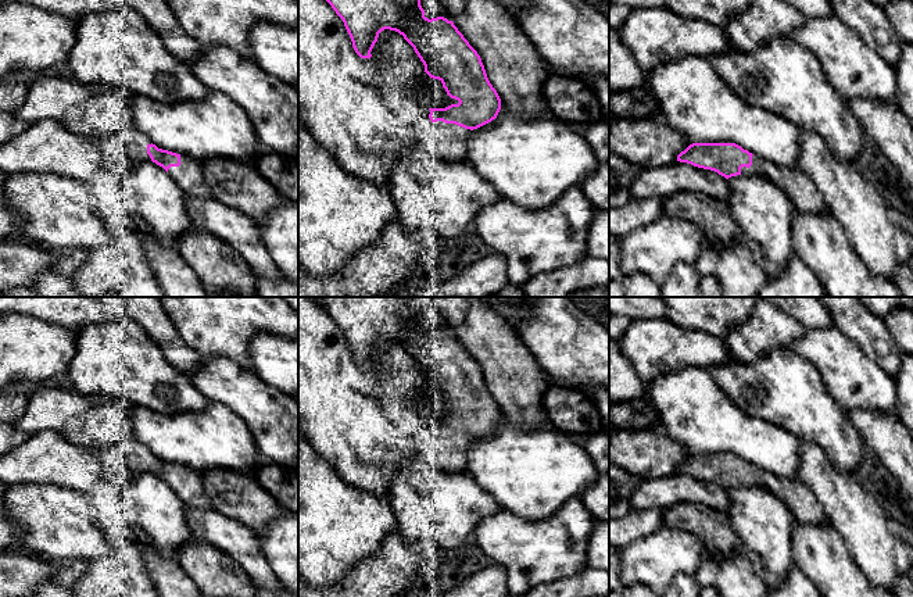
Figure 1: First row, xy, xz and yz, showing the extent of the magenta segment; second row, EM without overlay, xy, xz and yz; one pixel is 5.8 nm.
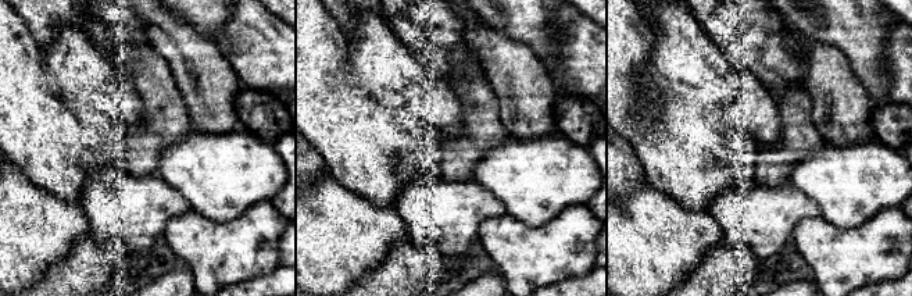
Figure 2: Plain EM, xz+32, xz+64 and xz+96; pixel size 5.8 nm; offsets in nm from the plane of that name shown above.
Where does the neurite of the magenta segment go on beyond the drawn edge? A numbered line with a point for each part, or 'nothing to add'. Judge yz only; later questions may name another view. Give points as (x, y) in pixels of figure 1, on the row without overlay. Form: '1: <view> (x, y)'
1: yz (798, 497)

